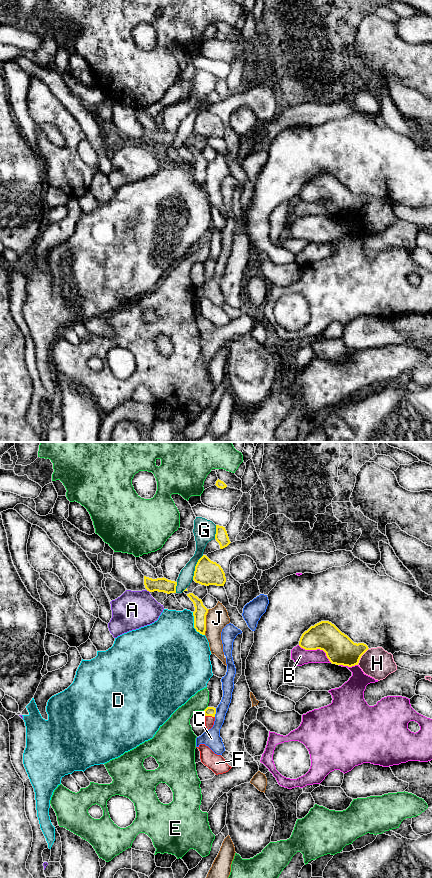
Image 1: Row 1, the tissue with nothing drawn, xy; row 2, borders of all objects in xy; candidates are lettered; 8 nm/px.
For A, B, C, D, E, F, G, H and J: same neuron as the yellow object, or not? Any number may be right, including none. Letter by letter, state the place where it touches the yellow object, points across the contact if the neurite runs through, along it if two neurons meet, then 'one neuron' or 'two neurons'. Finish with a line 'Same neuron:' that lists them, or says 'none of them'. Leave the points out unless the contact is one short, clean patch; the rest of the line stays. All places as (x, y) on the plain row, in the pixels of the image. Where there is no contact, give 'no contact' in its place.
A: contact xy (148, 142); border xy (146, 142), (149, 144); two neurons
B: contact xy (316, 201); two neurons
C: contact xy (215, 264); two neurons
D: contact xy (194, 177); two neurons
E: contact xy (206, 260); two neurons
F: contact xy (210, 267); way xy (209, 263), (210, 267), (209, 272); one neuron
G: contact xy (195, 119); two neurons
H: contact xy (361, 207); two neurons
J: contact xy (205, 174); two neurons
Same neuron: F

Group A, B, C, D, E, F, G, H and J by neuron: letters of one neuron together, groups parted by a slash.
A / B / C / D / E / F / G J / H

